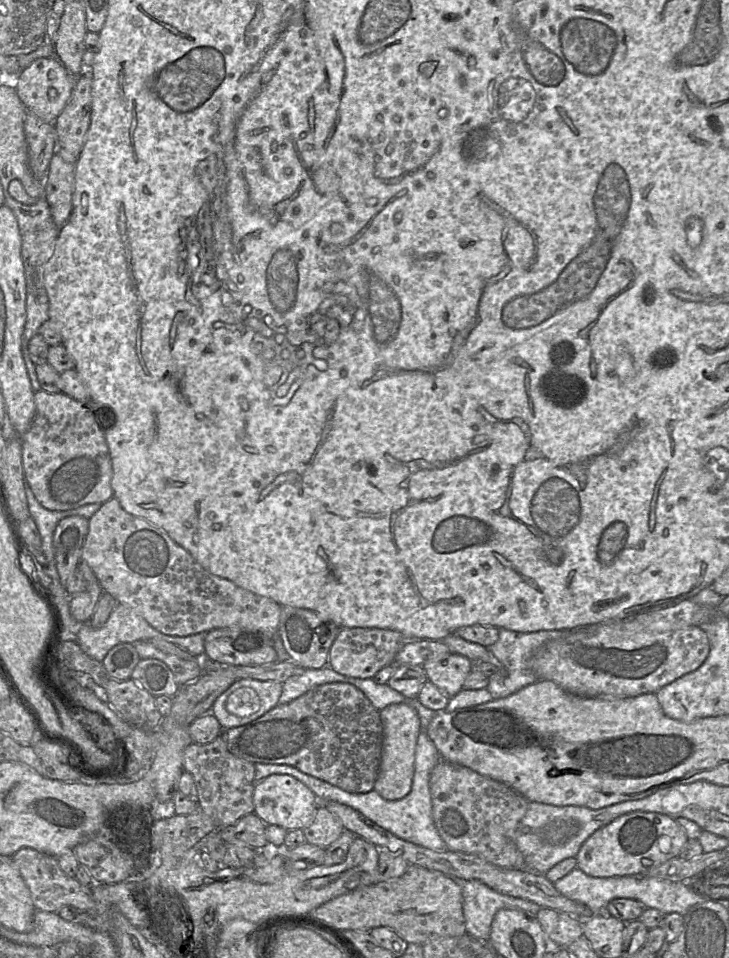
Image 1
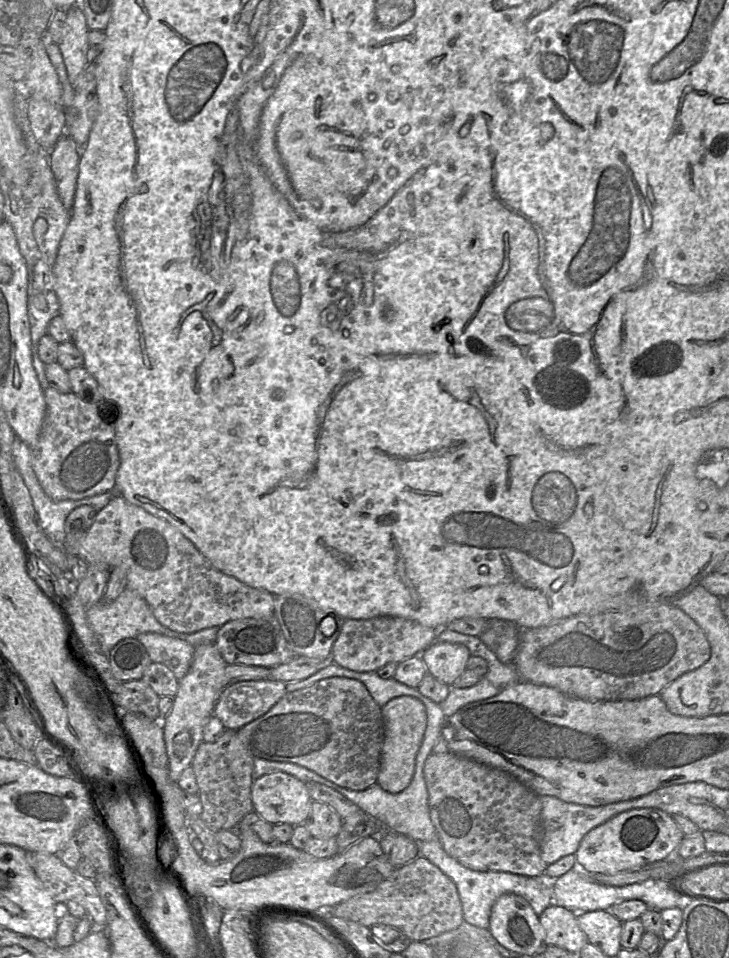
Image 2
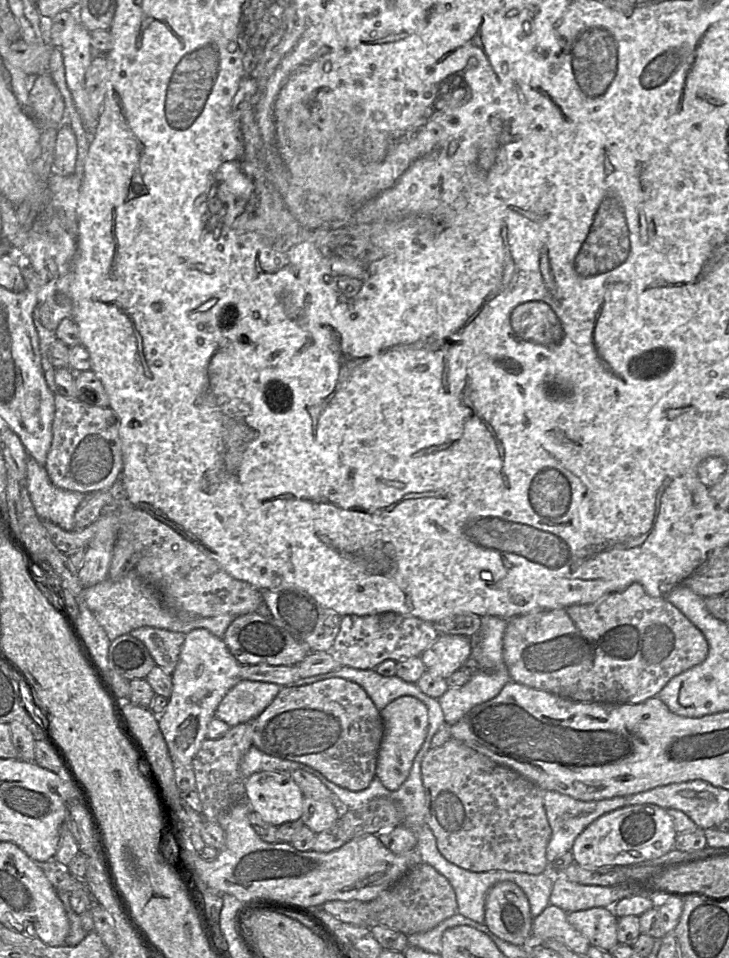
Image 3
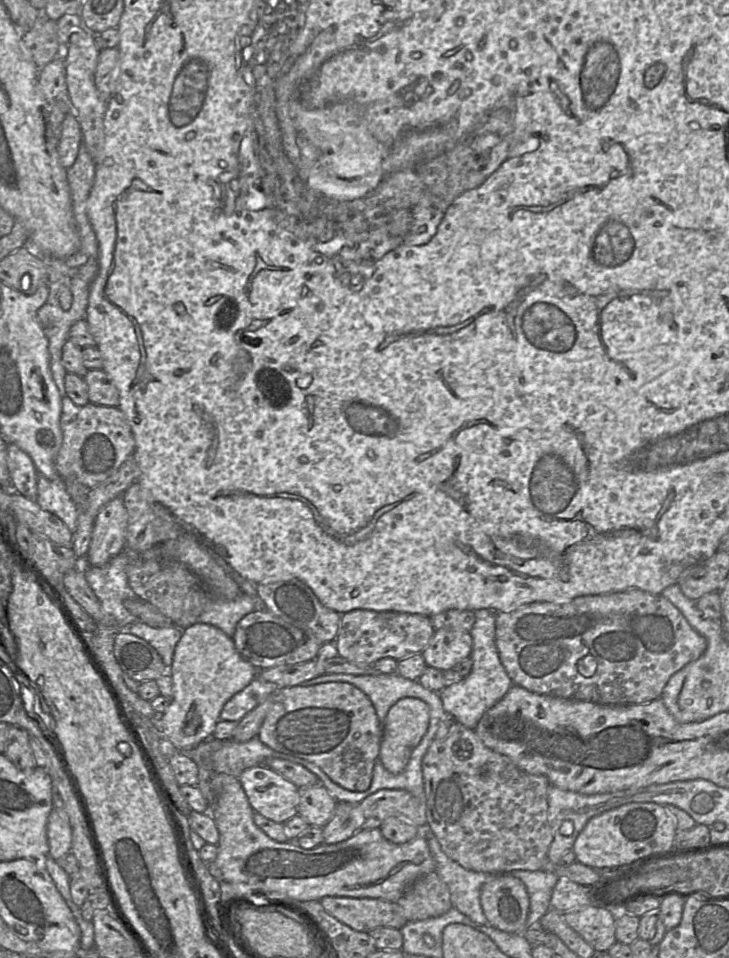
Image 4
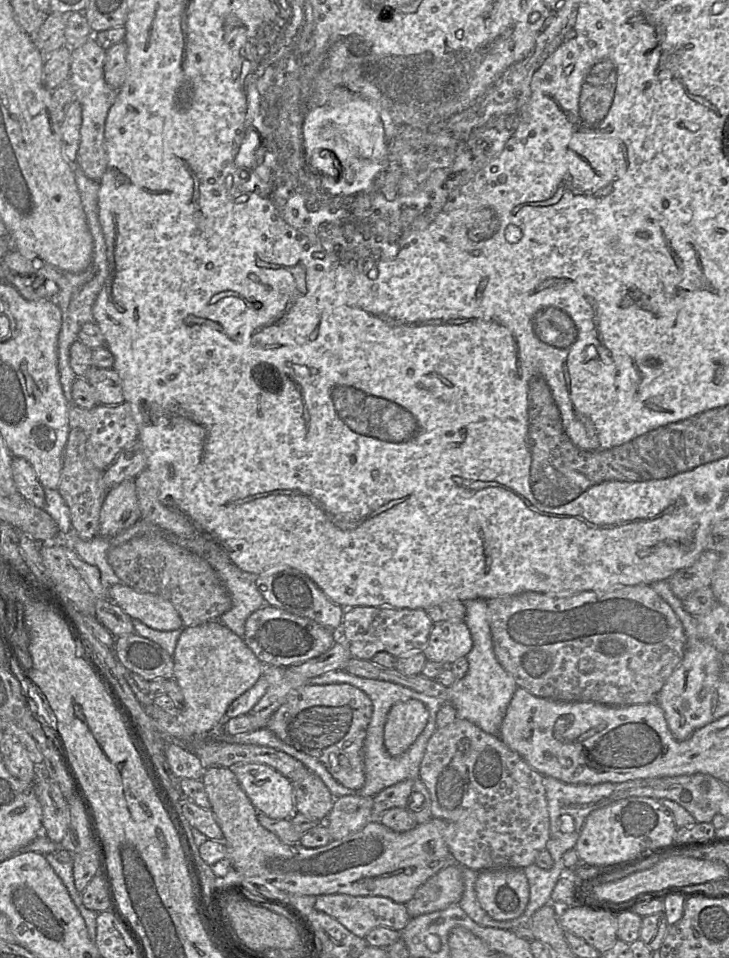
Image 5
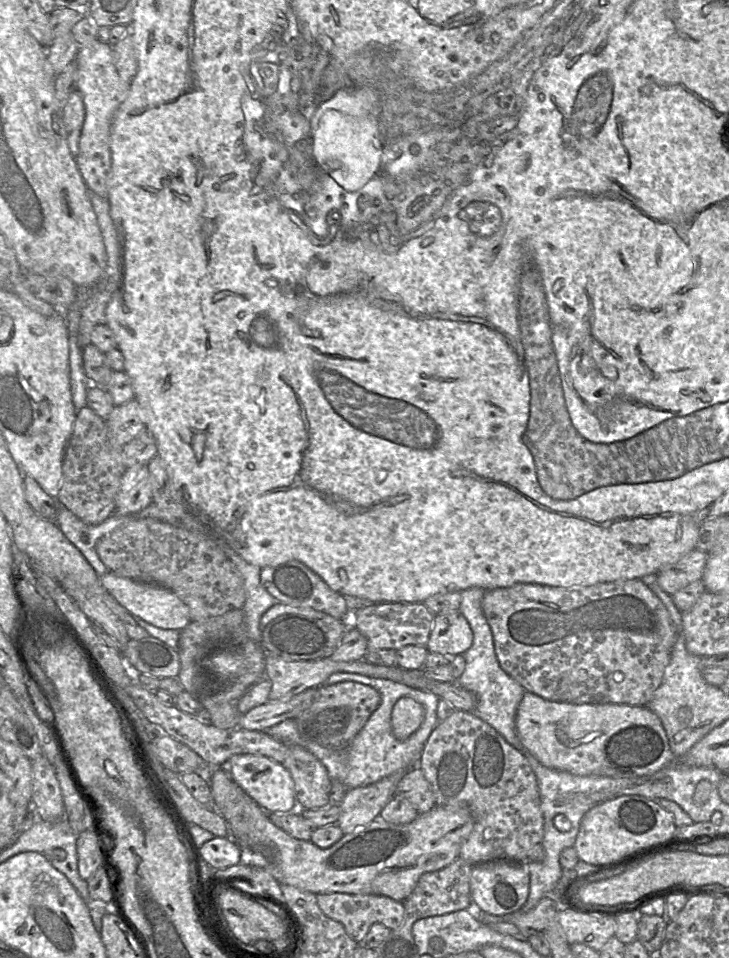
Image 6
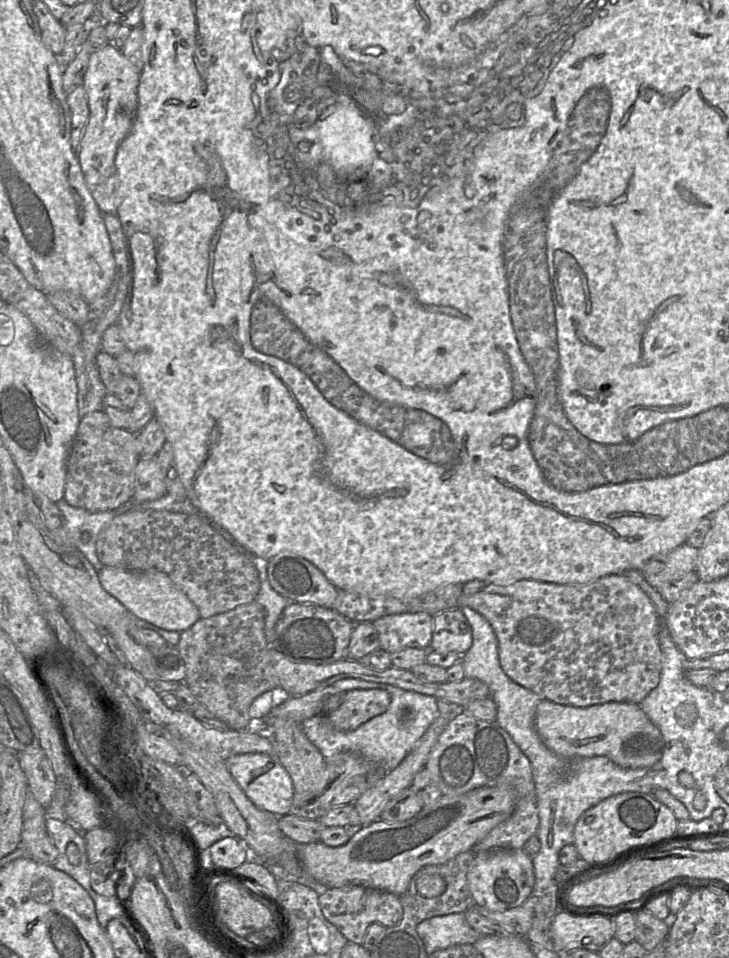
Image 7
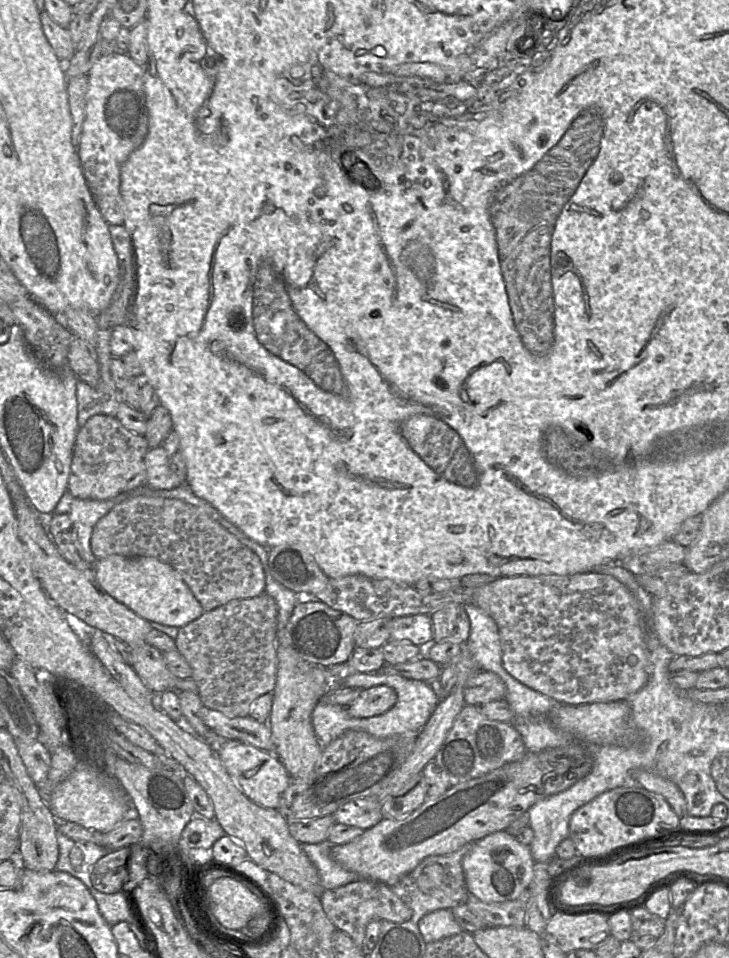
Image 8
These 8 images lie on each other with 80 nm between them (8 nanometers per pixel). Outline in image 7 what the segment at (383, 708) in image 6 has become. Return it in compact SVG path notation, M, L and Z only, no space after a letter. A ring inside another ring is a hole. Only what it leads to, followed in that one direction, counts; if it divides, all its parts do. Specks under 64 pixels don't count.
M352 677L337 680L331 685L341 692L353 689L383 689L390 694L391 702L384 713L369 719L352 731L337 730L325 713L301 721L303 732L325 759L341 752L354 752L381 763L387 772L392 771L413 750L439 714L436 697L413 690Z

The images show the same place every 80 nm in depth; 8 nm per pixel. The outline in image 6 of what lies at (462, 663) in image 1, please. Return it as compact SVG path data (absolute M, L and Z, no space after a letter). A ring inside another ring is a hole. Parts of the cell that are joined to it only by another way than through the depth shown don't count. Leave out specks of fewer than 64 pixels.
M452 611L434 617L426 648L431 653L454 657L463 655L472 643L473 632L468 621L460 611Z

